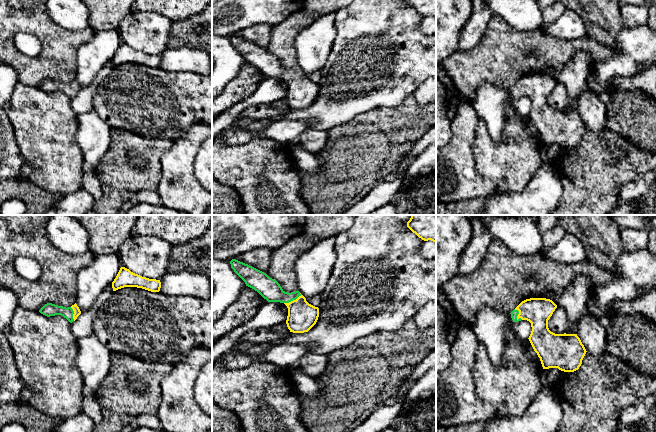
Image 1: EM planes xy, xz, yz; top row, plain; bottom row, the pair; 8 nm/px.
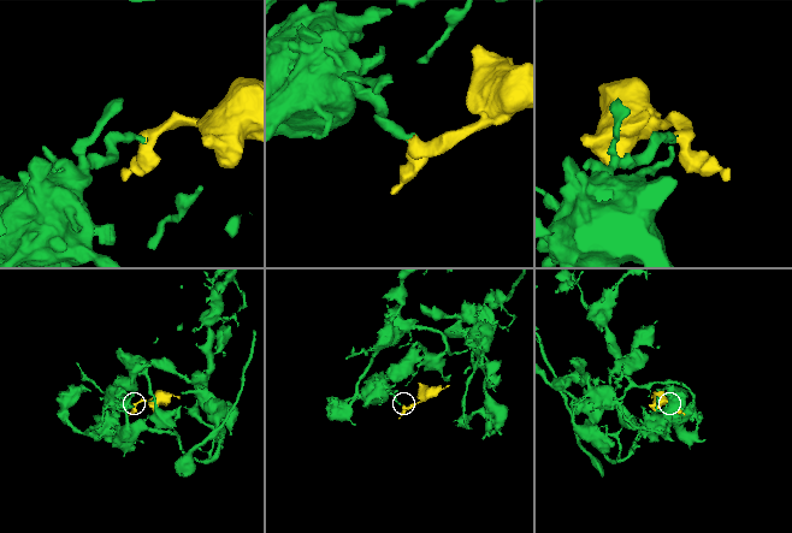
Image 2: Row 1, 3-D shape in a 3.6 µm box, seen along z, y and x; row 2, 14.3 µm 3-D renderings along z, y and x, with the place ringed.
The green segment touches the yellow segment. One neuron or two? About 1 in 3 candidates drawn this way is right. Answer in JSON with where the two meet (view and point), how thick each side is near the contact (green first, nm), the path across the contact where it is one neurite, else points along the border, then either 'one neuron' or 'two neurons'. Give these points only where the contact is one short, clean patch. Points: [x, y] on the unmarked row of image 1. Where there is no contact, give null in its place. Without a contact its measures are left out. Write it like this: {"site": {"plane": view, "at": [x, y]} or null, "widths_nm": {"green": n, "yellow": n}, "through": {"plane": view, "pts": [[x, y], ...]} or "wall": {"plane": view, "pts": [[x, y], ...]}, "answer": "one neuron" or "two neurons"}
{"site": {"plane": "xz", "at": [292, 76]}, "widths_nm": {"green": 170, "yellow": 240}, "through": {"plane": "xz", "pts": [[268, 64], [274, 69], [292, 76], [297, 81], [302, 92]]}, "answer": "one neuron"}

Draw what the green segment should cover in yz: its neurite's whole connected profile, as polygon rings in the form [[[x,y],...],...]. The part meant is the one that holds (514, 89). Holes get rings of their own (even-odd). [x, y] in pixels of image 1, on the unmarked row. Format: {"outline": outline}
{"outline": [[[530,74],[522,77],[510,90],[513,98],[527,96],[531,99],[528,115],[543,145],[574,148],[581,142],[587,127],[577,110],[555,110],[549,106],[548,96],[556,84],[550,75]]]}

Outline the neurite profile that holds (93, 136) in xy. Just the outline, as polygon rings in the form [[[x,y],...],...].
[[[94,109],[76,117],[76,141],[83,154],[83,172],[94,172],[111,143],[111,128]]]

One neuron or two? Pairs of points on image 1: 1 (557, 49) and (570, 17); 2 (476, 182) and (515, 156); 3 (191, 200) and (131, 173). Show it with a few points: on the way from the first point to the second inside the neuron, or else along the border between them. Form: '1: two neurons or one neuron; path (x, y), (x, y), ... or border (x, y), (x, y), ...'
1: two neurons; border (539, 29), (559, 38), (584, 36)
2: two neurons; border (474, 155), (476, 169), (489, 178), (498, 189)
3: two neurons; border (161, 162), (161, 179), (155, 190)

